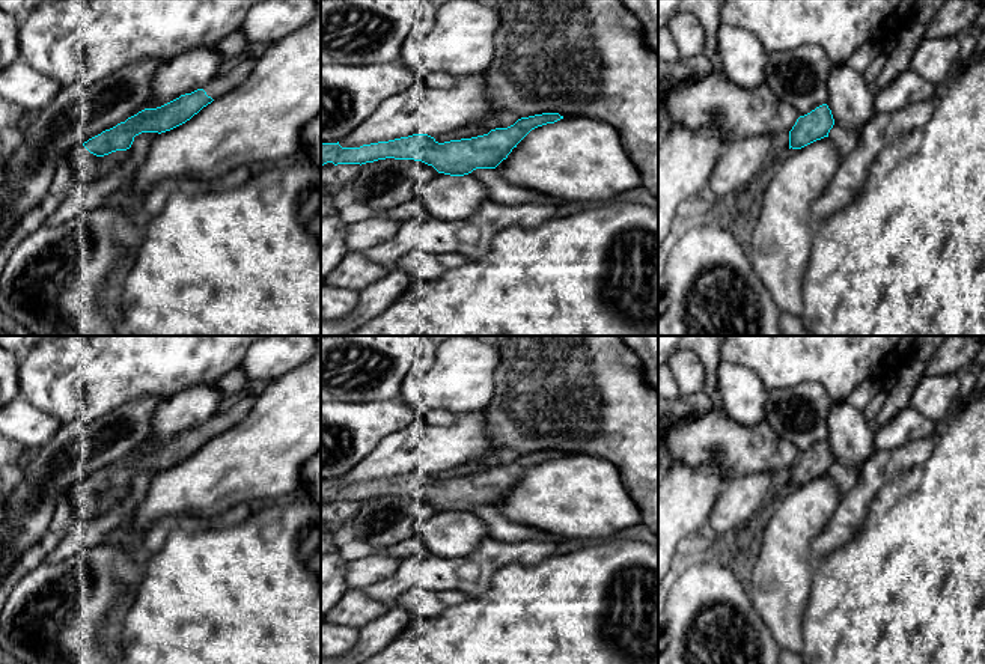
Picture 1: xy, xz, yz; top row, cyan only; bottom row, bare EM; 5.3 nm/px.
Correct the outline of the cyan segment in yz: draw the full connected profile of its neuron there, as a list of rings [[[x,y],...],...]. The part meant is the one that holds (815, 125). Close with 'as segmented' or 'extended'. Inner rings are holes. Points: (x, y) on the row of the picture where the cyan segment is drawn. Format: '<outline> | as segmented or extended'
[[[827,104],[800,116],[789,131],[789,149],[801,149],[816,140],[828,137],[833,125],[834,119]]] | as segmented

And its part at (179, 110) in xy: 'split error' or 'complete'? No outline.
split error

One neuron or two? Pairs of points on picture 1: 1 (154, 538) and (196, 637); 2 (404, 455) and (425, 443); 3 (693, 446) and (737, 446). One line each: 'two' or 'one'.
1: two
2: one
3: one

